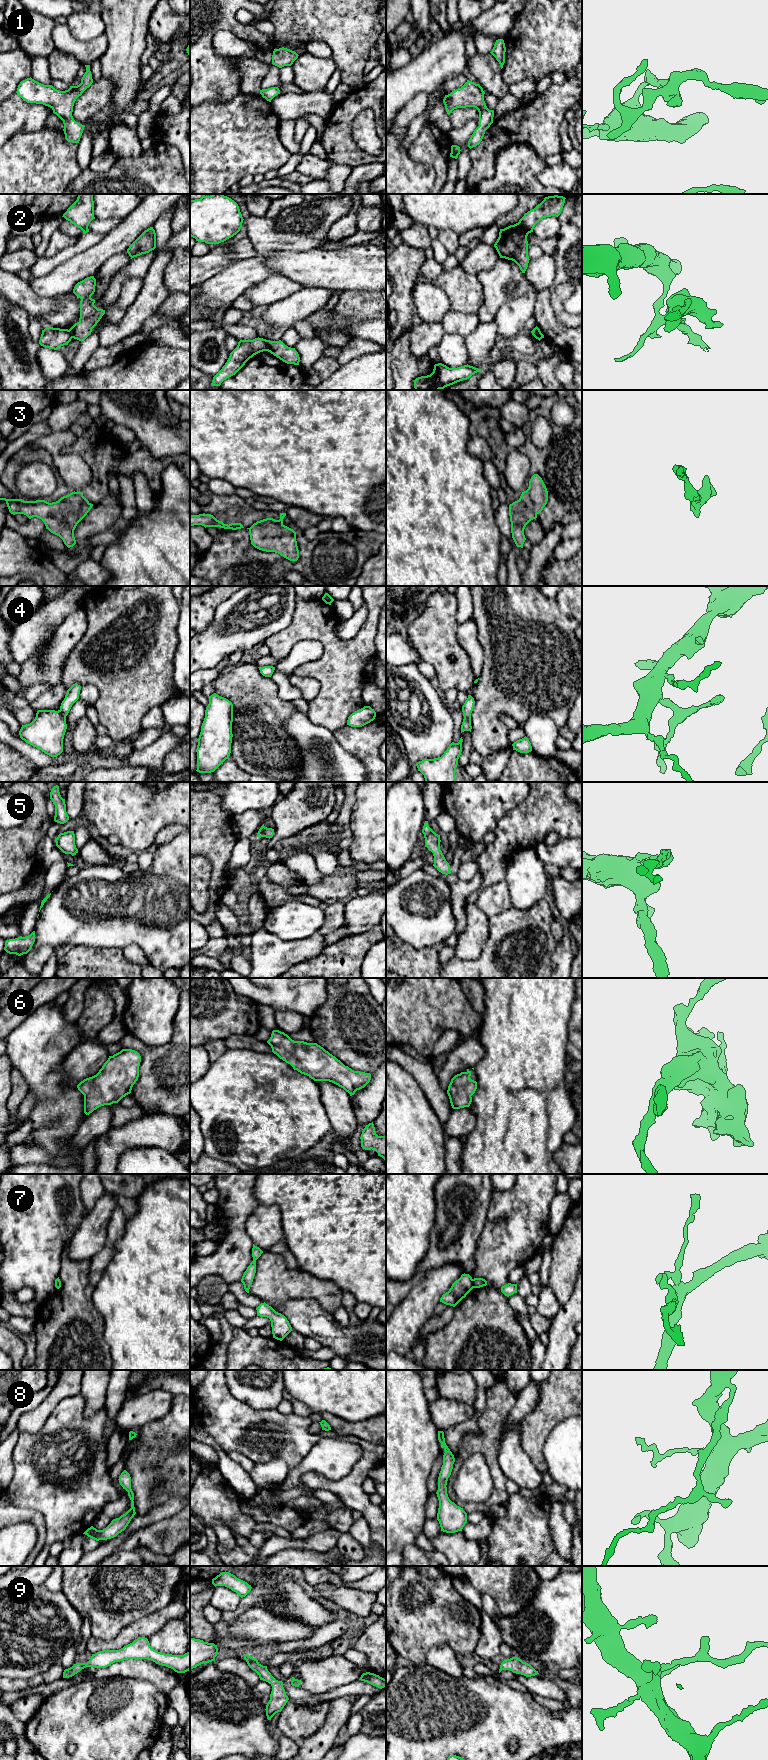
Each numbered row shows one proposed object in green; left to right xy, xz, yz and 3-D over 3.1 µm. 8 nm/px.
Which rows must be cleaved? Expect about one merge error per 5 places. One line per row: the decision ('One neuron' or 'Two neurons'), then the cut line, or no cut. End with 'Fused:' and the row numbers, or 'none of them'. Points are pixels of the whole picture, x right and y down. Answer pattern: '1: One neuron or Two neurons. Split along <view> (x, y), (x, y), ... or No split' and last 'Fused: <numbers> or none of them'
1: One neuron. No split
2: Two neurons. Split along xz (265, 340), (267, 350)
3: One neuron. No split
4: One neuron. No split
5: One neuron. No split
6: One neuron. No split
7: Two neurons. Split along yz (472, 1279), (473, 1287)
8: One neuron. No split
9: One neuron. No split
Fused: 2, 7

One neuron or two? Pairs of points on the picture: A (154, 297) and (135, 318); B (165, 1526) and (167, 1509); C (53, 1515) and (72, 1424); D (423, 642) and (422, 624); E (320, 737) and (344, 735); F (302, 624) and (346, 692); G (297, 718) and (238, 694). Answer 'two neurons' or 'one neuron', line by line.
A: one neuron
B: two neurons
C: one neuron
D: one neuron
E: two neurons
F: one neuron
G: two neurons

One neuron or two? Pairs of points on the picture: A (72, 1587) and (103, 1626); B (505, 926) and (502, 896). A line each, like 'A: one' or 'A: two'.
A: one
B: two

